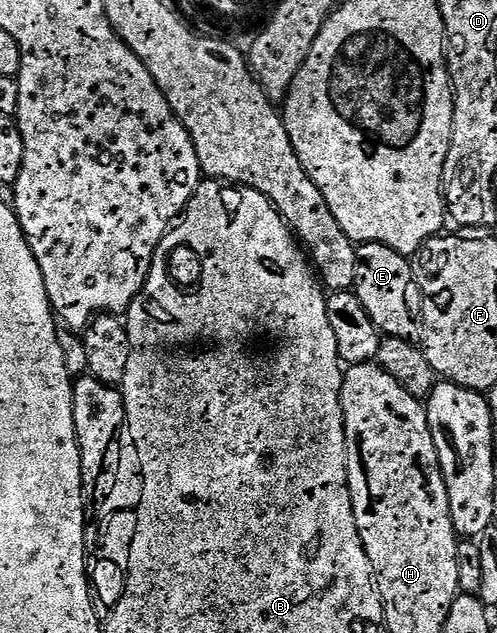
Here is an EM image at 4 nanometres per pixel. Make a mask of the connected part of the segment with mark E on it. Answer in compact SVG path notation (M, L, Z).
M362 243L357 249L355 282L352 286L378 333L404 340L413 340L419 332L414 317L413 320L409 317L409 284L411 288L415 280L414 269L409 269L409 263L406 257L387 246Z

